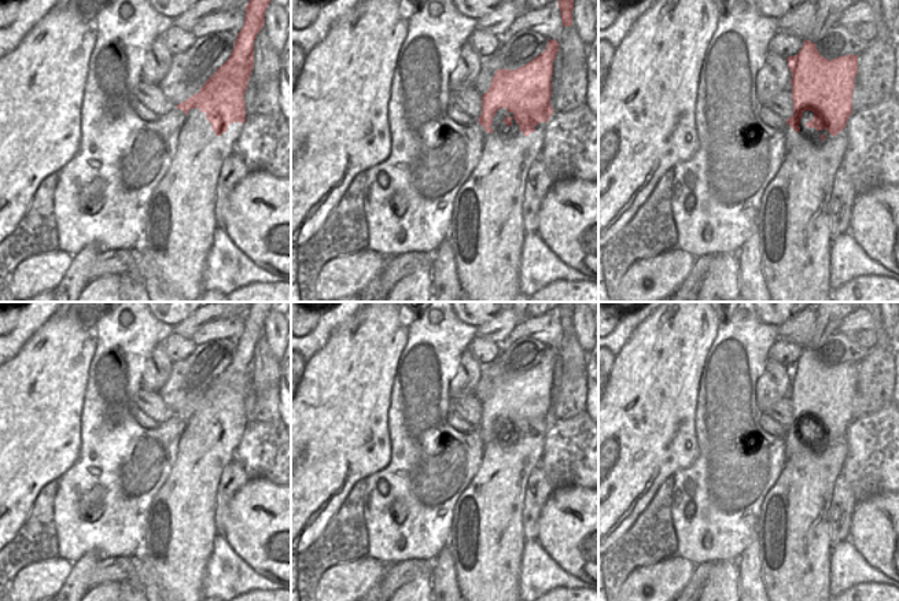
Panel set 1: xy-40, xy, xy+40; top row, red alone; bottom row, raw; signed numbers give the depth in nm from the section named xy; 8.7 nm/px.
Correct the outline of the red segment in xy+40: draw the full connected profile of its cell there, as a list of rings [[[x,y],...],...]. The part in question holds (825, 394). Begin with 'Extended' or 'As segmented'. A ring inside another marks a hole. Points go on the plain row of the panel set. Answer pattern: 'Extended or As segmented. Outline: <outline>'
Extended. Outline: [[[804,347],[797,362],[786,365],[792,380],[793,423],[786,427],[795,439],[815,435],[821,450],[793,454],[777,483],[766,494],[756,534],[760,574],[769,601],[830,601],[830,524],[828,510],[833,486],[847,458],[847,428],[852,421],[852,401],[858,381],[858,362],[824,365],[815,350]]]

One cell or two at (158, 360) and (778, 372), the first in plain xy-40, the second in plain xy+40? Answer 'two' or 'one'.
one

